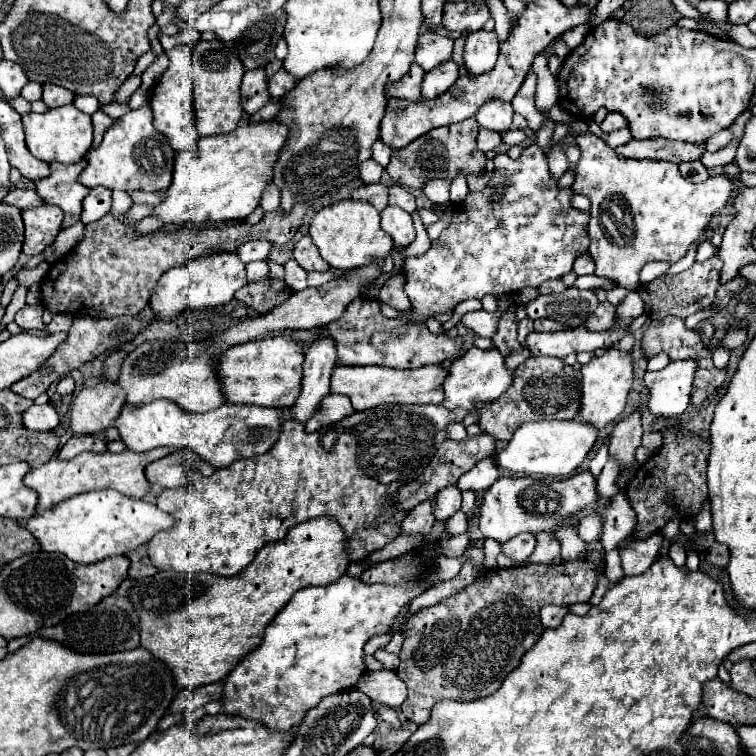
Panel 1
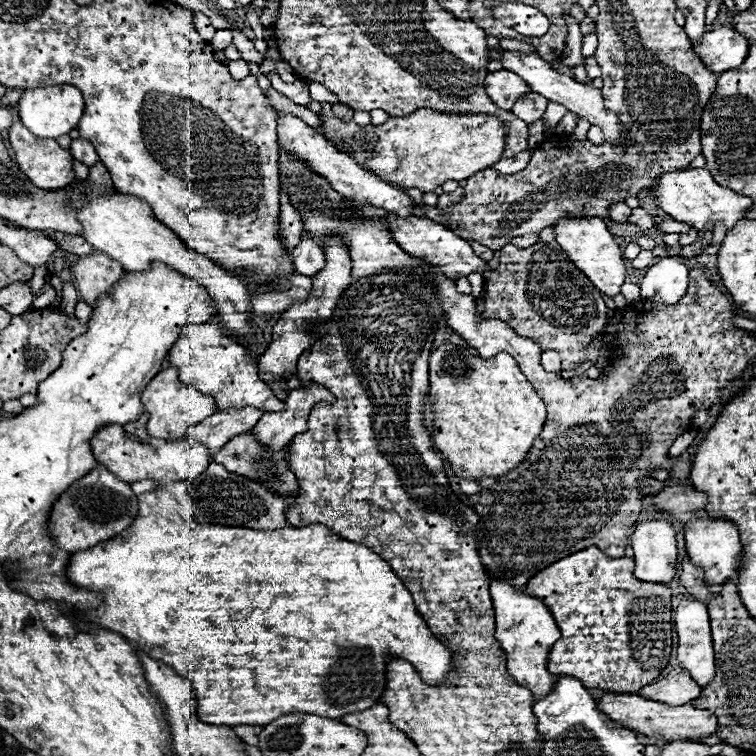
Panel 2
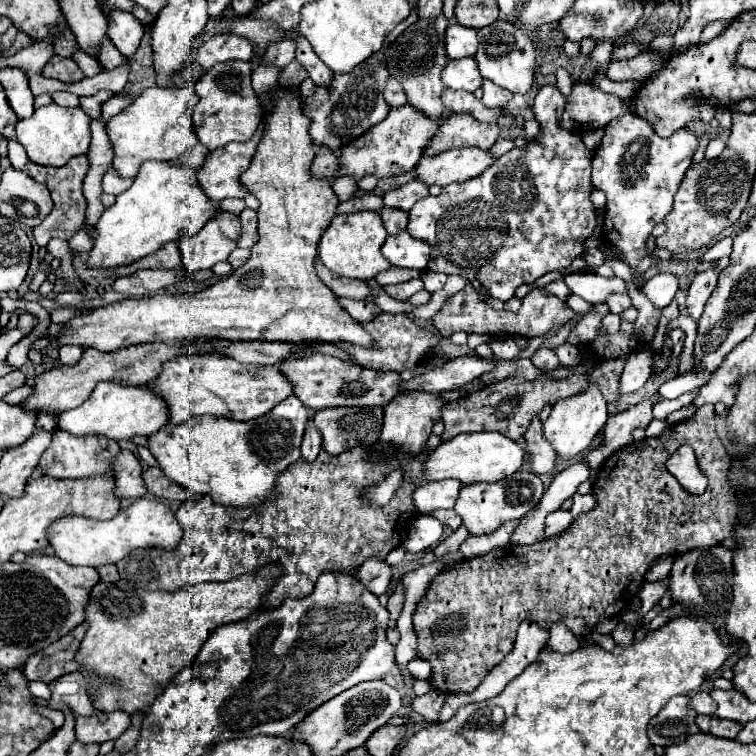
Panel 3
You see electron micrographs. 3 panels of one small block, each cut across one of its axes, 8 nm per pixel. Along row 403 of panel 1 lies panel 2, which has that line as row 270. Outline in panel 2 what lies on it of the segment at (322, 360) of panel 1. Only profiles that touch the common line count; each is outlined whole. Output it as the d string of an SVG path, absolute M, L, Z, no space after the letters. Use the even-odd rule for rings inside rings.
M302 240L292 250L292 256L294 256L294 270L302 272L304 276L314 276L326 266L326 256L318 248L318 244L314 244L314 240Z

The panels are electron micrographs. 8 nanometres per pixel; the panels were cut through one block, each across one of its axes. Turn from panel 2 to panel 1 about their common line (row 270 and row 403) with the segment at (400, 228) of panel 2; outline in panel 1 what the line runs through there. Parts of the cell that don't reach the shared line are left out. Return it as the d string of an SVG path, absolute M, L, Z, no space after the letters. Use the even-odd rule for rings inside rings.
M472 346L450 366L448 378L444 382L444 392L446 392L444 406L448 410L454 410L454 408L472 410L474 406L482 408L482 404L496 400L502 392L506 392L506 388L510 388L512 380L514 380L514 372L506 368L506 358L498 352L498 348L480 350L480 348Z

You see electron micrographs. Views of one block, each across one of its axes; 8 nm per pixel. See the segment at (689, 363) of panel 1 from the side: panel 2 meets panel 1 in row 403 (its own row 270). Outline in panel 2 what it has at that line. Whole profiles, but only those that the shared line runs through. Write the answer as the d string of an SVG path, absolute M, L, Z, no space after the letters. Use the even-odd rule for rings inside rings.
M666 256L658 264L648 268L640 288L642 288L642 298L674 304L686 294L688 266L680 256Z

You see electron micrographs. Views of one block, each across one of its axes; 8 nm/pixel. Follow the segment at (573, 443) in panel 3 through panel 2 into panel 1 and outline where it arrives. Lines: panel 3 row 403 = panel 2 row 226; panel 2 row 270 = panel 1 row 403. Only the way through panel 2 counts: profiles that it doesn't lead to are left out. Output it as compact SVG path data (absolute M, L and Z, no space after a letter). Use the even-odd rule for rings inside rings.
M608 348L602 356L592 358L588 364L582 366L582 406L576 420L590 422L596 428L604 428L606 424L614 422L626 406L626 396L632 388L632 356L630 352L622 352L616 348Z

